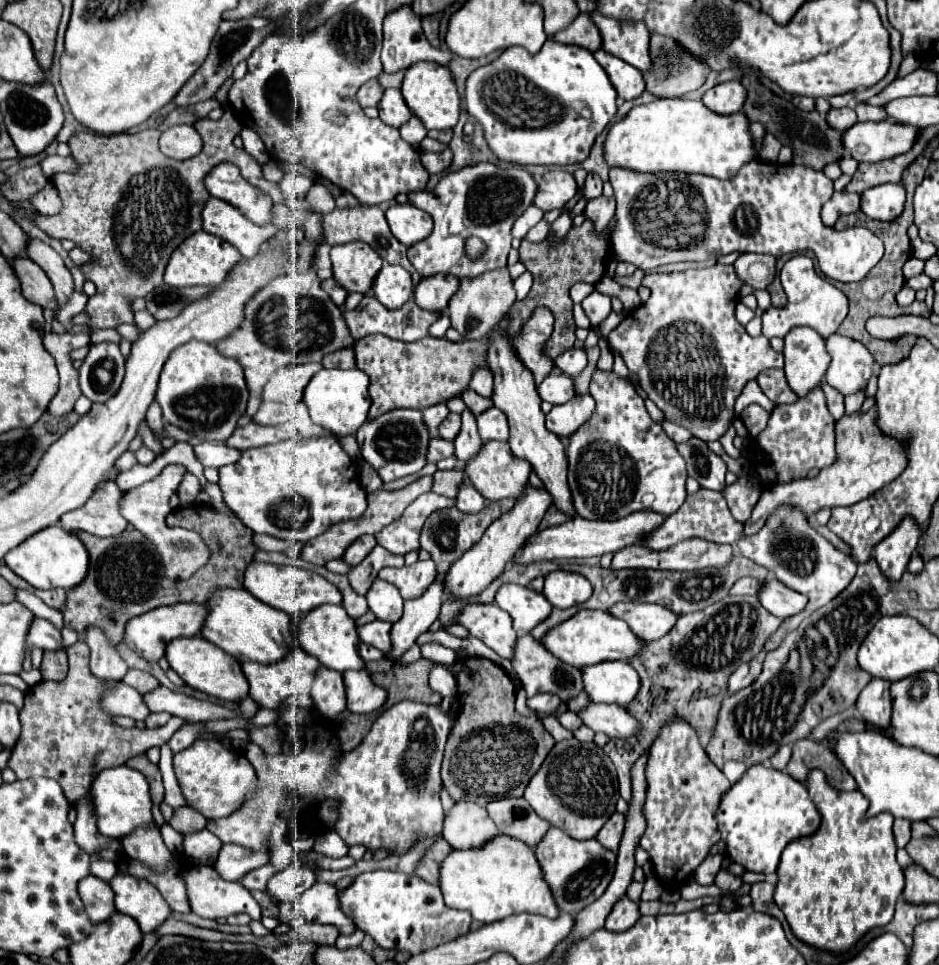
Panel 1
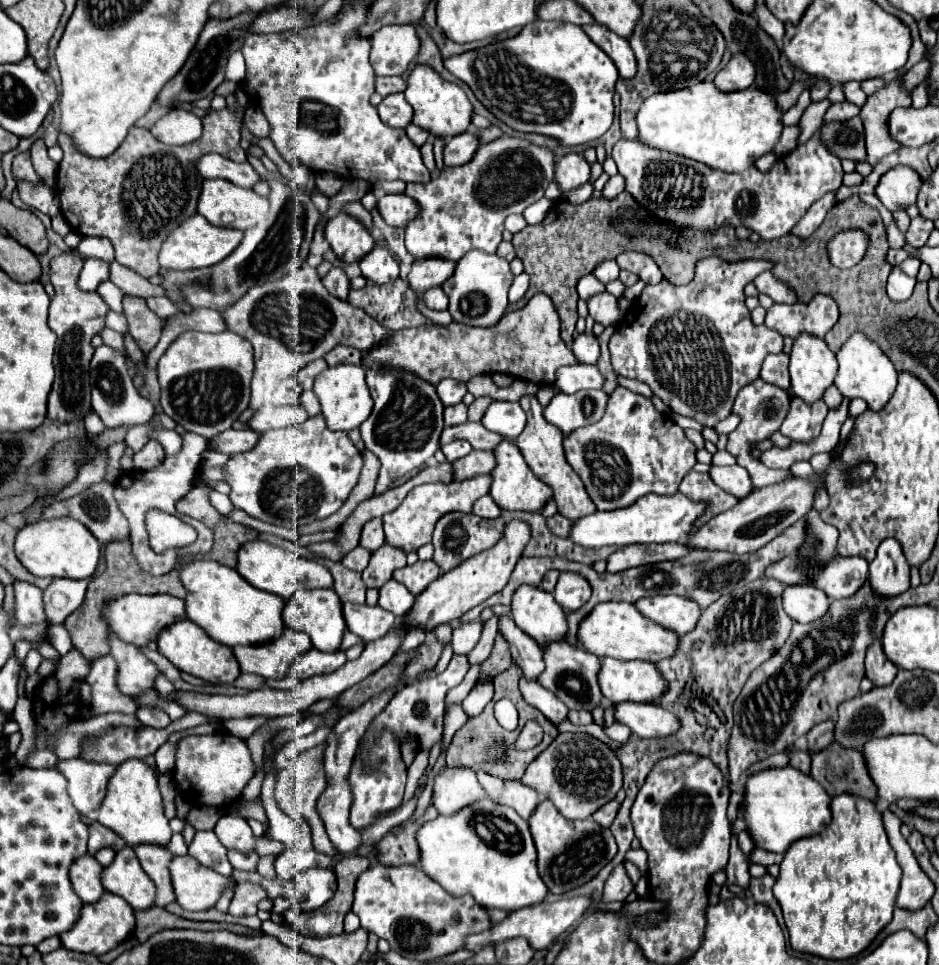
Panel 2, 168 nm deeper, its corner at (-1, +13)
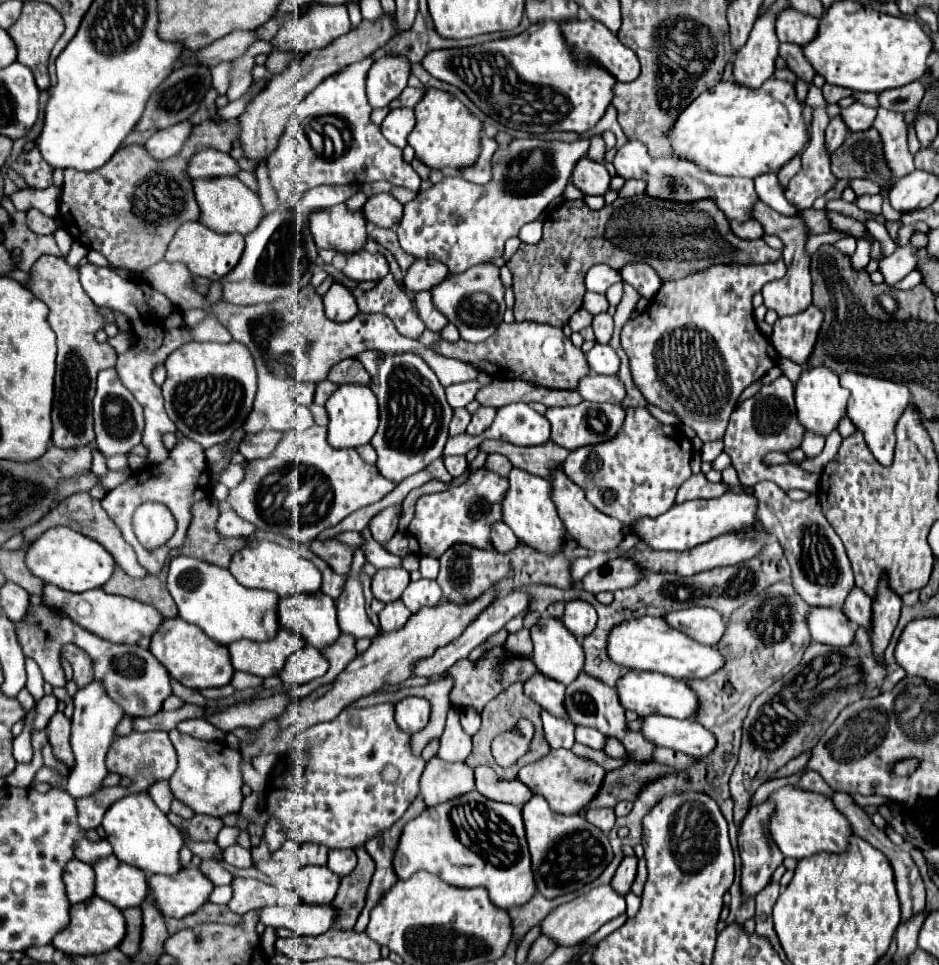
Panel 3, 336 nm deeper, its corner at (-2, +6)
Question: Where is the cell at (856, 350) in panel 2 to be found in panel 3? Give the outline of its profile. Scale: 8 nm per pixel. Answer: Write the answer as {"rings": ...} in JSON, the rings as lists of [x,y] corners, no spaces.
{"rings":[[[845,371],[841,377],[841,387],[849,389],[849,401],[847,401],[847,415],[853,421],[857,429],[863,431],[865,441],[869,443],[871,453],[875,455],[881,465],[889,465],[893,459],[893,447],[895,447],[895,433],[893,427],[897,419],[901,417],[901,411],[905,411],[911,395],[905,383],[895,383],[889,379],[877,379],[869,375],[861,375],[855,371]]]}

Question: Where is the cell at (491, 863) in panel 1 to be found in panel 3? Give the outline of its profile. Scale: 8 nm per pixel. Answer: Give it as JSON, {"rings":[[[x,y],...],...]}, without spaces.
{"rings":[[[471,791],[469,795],[461,795],[437,807],[429,807],[417,819],[405,825],[399,849],[395,853],[395,873],[399,875],[399,879],[409,879],[421,869],[439,875],[439,879],[453,887],[485,887],[489,891],[491,903],[505,911],[529,903],[537,893],[521,809],[507,803],[491,801],[479,791]]]}

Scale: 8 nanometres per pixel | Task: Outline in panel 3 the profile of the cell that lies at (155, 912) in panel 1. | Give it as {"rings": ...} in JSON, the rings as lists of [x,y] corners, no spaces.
{"rings":[[[115,855],[93,865],[97,881],[95,895],[113,903],[119,909],[141,907],[147,897],[147,879],[139,867],[121,863]]]}

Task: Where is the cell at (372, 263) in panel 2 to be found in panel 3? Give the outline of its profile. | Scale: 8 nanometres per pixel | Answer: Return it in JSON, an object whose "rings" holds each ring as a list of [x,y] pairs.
{"rings":[[[363,249],[347,255],[347,265],[343,267],[343,273],[357,283],[381,281],[389,273],[389,263],[381,253],[371,253]]]}

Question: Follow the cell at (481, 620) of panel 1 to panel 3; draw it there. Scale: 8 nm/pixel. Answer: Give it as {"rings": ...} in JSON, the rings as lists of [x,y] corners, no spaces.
{"rings":[[[537,671],[525,681],[527,697],[531,697],[535,703],[539,703],[549,713],[561,715],[563,719],[567,719],[565,709],[563,709],[563,693],[565,693],[565,685],[557,683],[555,679],[545,677],[541,671]]]}

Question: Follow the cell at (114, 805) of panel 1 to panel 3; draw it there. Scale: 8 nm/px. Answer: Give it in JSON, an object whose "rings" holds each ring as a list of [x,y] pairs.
{"rings":[[[147,791],[125,795],[115,801],[103,817],[103,829],[107,841],[113,845],[115,857],[123,863],[135,865],[145,873],[163,873],[173,875],[181,869],[179,865],[179,849],[183,847],[183,839],[179,829],[167,819],[167,815],[155,805]]]}

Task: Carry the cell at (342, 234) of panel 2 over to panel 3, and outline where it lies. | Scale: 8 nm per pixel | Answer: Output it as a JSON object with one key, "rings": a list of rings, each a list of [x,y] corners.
{"rings":[[[345,203],[331,209],[311,213],[311,233],[319,249],[333,249],[337,253],[361,251],[367,243],[365,217],[359,211],[347,209]]]}

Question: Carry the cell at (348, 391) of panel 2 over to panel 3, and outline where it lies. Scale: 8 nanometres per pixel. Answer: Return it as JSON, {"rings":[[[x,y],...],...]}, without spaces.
{"rings":[[[359,383],[339,385],[337,391],[325,403],[325,409],[329,413],[329,437],[327,439],[329,439],[329,445],[335,449],[365,445],[371,441],[373,433],[377,431],[377,423],[379,423],[377,397],[367,385],[359,385]]]}

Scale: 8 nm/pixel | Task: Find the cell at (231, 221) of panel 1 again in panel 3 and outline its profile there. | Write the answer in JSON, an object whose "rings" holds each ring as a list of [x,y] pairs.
{"rings":[[[217,177],[217,179],[195,179],[193,181],[195,187],[195,197],[201,209],[201,217],[199,221],[217,231],[217,233],[241,233],[247,235],[251,233],[257,223],[263,217],[263,203],[257,197],[257,193],[253,193],[251,189],[247,189],[237,177]]]}

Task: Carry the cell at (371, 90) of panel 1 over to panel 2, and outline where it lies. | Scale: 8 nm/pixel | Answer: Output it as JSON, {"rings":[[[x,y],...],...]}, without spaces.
{"rings":[[[386,76],[386,78],[376,78],[376,92],[382,96],[404,92],[406,90],[406,80],[400,76]]]}

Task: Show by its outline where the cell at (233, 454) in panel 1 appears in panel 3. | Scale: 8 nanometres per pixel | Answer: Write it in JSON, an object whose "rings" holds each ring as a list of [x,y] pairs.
{"rings":[[[259,431],[259,433],[247,433],[245,439],[239,443],[239,453],[247,459],[261,459],[269,457],[273,453],[273,447],[279,443],[283,433],[279,431]]]}

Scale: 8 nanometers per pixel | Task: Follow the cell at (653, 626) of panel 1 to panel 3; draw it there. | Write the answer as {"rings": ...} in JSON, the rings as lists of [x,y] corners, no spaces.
{"rings":[[[689,607],[679,611],[669,611],[663,619],[677,631],[683,631],[701,645],[713,645],[721,639],[725,629],[725,619],[709,607]]]}

